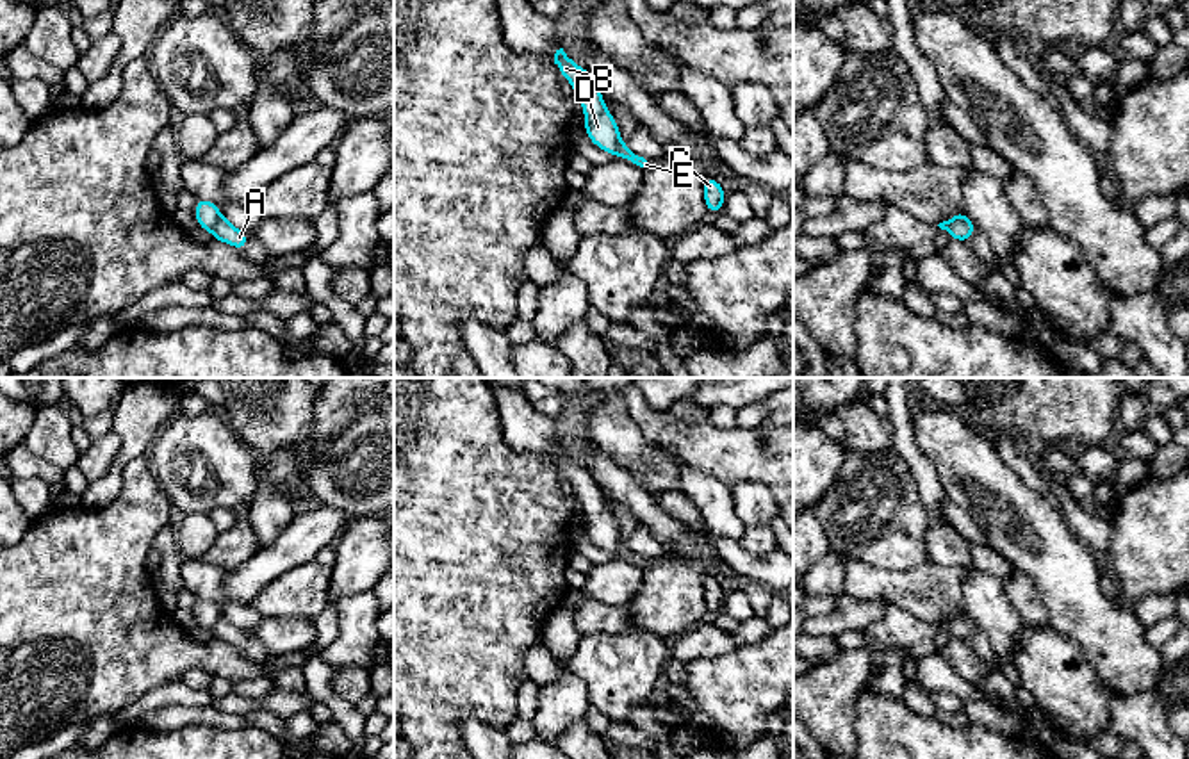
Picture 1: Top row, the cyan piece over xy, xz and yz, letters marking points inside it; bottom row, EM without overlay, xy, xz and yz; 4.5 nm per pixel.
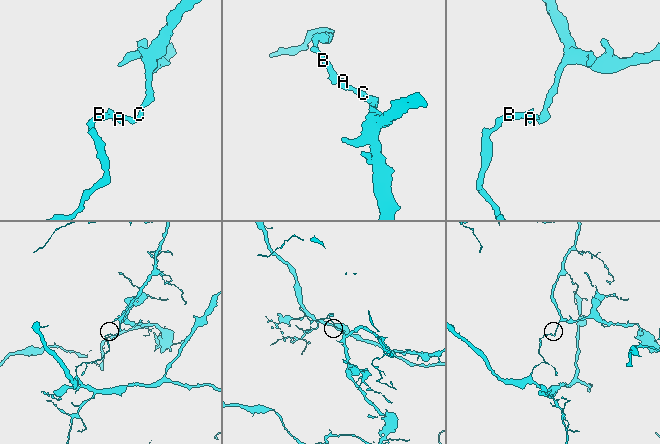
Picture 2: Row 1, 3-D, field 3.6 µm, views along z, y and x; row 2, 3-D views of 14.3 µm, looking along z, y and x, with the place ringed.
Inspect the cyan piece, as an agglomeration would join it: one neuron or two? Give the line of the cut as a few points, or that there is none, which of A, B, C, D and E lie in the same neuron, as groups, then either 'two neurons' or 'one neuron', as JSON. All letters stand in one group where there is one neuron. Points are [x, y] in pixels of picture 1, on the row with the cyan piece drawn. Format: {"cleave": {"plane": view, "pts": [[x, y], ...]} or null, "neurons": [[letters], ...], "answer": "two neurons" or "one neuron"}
{"cleave": {"plane": "xy", "pts": [[221, 216], [211, 230]]}, "neurons": [["A", "C", "E"], ["B", "D"]], "answer": "two neurons"}

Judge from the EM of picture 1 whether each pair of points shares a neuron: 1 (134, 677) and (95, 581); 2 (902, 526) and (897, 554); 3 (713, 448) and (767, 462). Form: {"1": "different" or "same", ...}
{"1": "same", "2": "same", "3": "same"}

